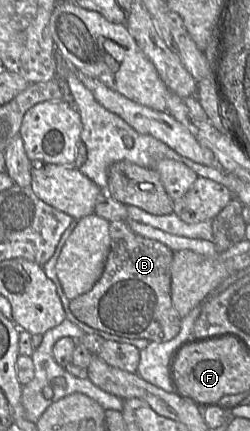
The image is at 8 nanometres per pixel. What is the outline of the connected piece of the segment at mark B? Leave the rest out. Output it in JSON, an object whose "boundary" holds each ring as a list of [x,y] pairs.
{"boundary":[[[125,220],[110,222],[110,251],[103,273],[86,293],[70,300],[71,313],[88,326],[129,339],[146,339],[150,342],[167,342],[181,329],[181,317],[171,299],[171,263],[173,251],[163,243],[134,233]]]}

